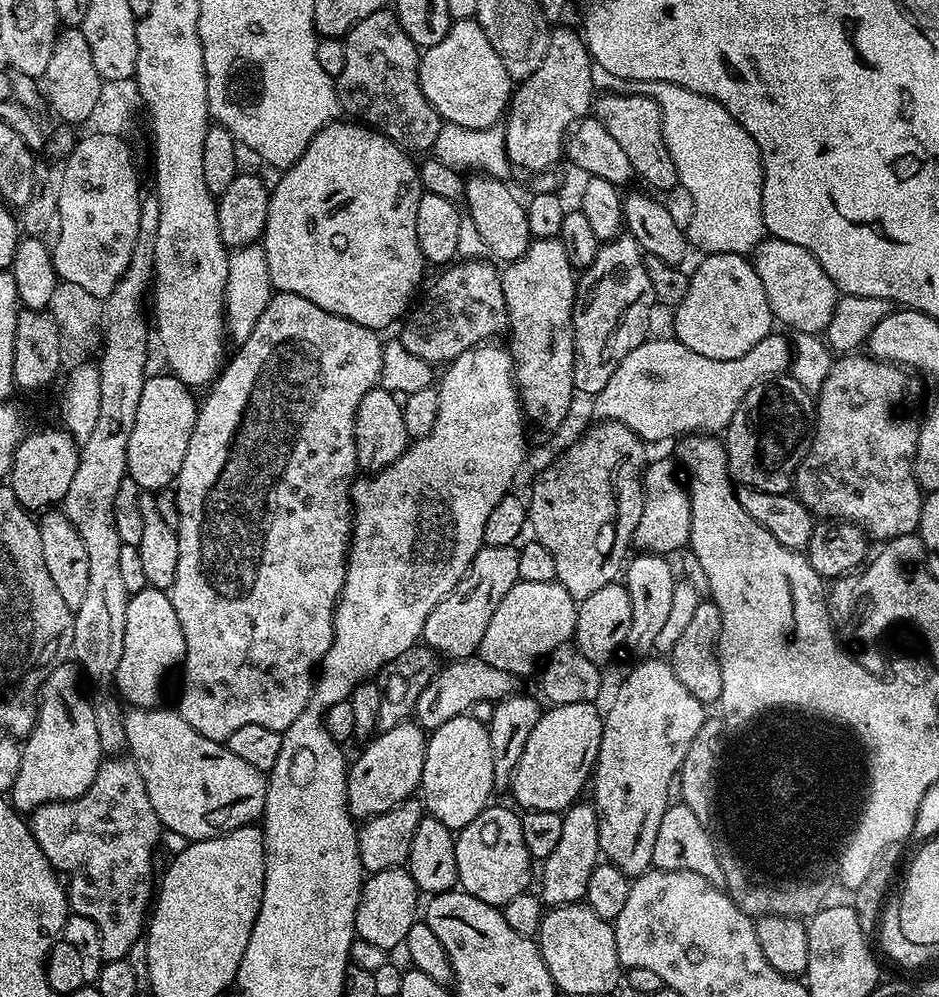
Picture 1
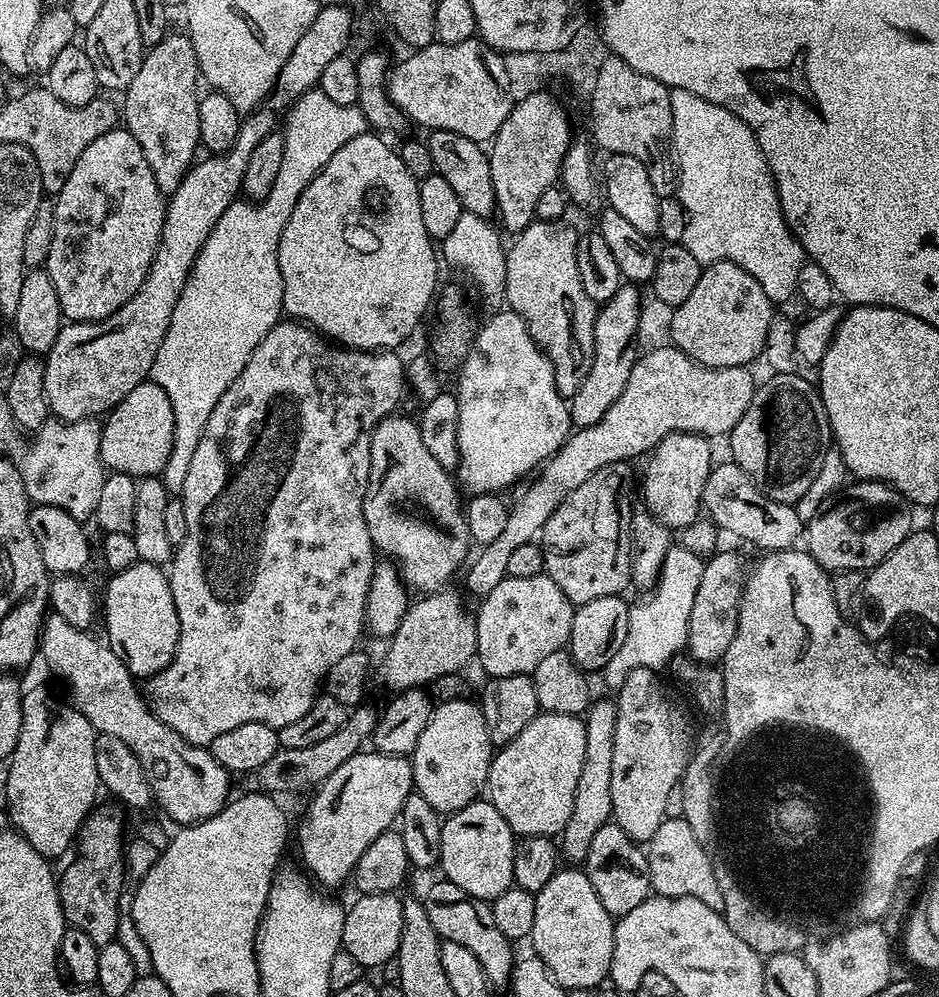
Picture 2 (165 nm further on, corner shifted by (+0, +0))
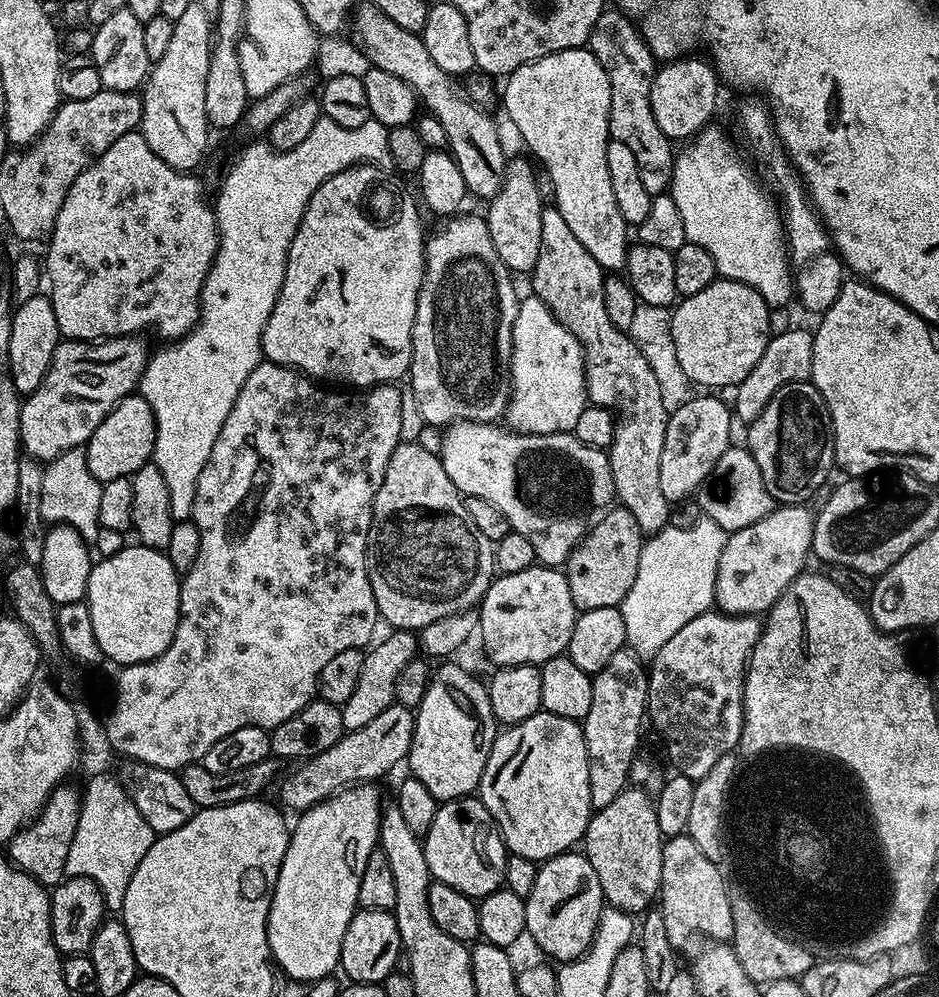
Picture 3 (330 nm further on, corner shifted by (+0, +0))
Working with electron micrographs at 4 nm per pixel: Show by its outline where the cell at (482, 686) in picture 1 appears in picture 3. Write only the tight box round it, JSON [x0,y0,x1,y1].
[279,703,416,814]

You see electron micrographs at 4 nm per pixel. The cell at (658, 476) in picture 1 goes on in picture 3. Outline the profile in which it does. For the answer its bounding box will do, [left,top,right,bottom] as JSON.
[660,395,734,502]

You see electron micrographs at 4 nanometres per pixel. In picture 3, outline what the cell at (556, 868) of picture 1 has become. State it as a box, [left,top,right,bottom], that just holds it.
[582,646,648,809]

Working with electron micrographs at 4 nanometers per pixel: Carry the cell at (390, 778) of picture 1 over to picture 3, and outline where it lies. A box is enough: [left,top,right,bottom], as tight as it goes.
[268,782,382,980]

